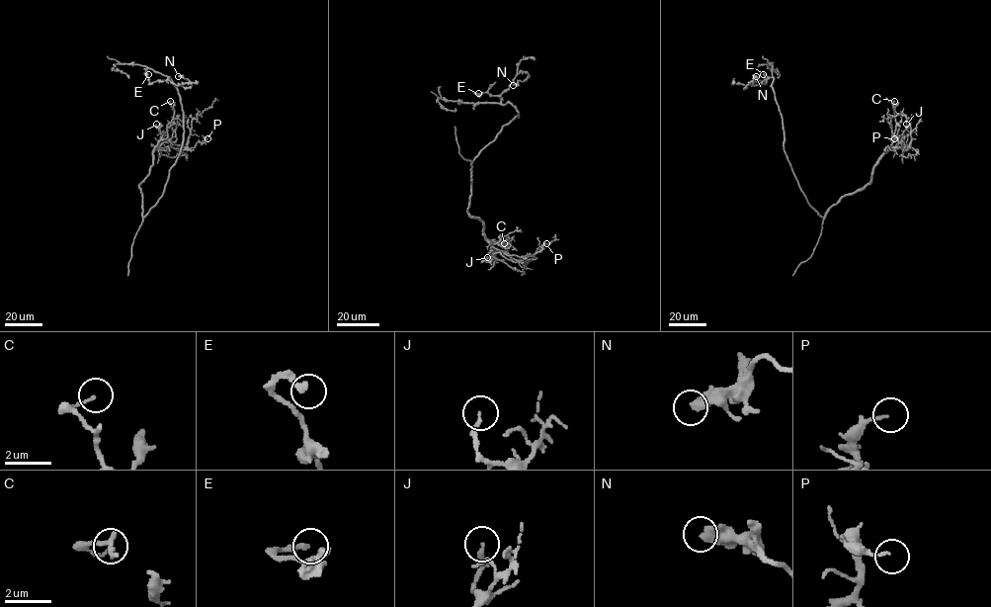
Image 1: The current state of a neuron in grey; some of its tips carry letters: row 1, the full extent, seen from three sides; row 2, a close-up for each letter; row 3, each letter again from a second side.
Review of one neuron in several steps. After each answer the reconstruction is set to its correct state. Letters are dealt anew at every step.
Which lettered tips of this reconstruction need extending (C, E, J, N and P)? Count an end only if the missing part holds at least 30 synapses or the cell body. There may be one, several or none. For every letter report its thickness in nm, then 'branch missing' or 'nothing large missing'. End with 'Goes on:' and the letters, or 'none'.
C: 130 nm | nothing large missing
E: 240 nm | nothing large missing
J: 180 nm | nothing large missing
N: 440 nm | nothing large missing
P: 90 nm | nothing large missing
Goes on: none

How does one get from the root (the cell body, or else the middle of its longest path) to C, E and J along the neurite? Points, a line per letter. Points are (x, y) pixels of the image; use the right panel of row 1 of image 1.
C: (811, 206), (823, 216), (843, 197), (870, 181), (877, 160), (893, 139), (898, 141), (894, 135), (894, 101)
E: (811, 206), (784, 152), (783, 118), (772, 86), (773, 78), (769, 77), (764, 84), (763, 74)
J: (811, 206), (823, 216), (843, 197), (862, 190), (870, 181), (877, 160), (901, 140), (906, 124)

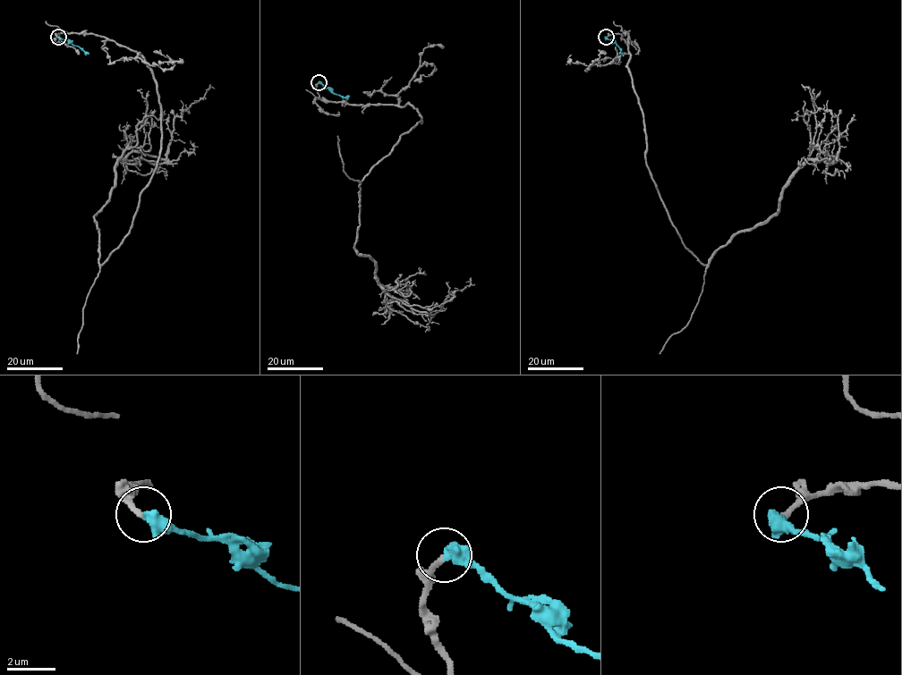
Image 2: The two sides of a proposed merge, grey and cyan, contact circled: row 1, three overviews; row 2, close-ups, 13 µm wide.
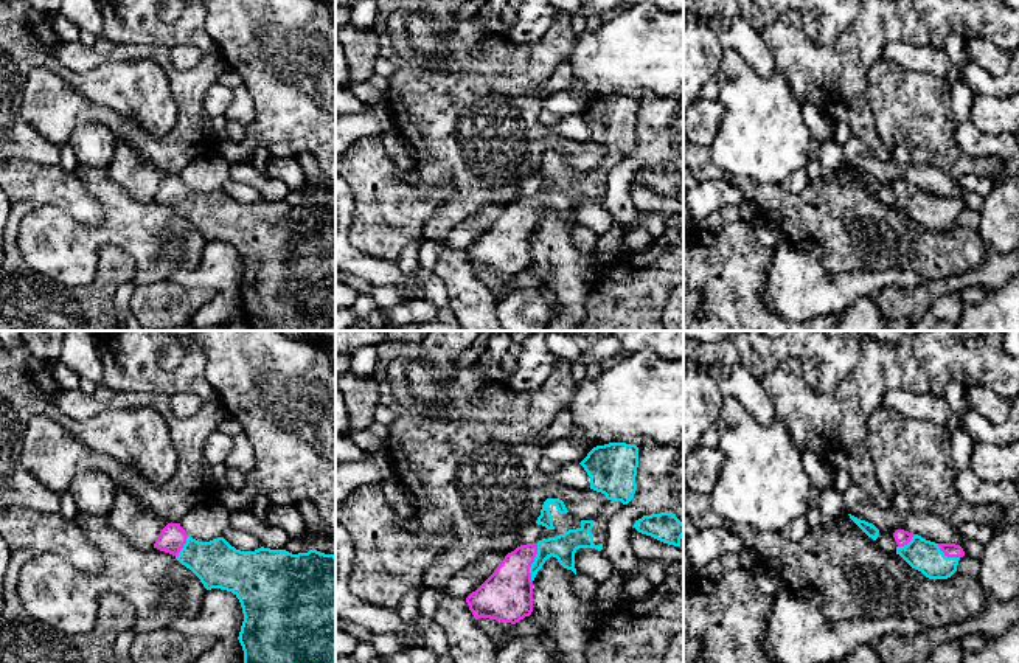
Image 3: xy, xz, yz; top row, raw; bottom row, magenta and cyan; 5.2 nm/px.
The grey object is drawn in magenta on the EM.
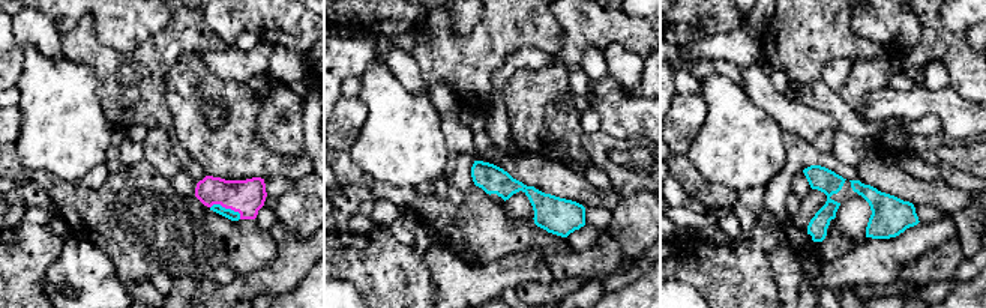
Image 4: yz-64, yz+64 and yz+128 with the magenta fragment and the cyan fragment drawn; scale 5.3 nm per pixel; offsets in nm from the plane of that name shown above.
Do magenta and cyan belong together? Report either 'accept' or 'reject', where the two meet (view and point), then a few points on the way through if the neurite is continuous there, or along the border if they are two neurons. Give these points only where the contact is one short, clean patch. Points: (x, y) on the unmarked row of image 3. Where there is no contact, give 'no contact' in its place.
accept; meets magenta in xz at (533, 213); runs through xz (507, 247), (511, 235), (533, 213), (547, 199), (563, 199)

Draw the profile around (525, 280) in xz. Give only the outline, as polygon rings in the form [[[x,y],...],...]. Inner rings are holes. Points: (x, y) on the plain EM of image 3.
[[[525,269],[492,295],[496,301],[500,303],[503,298],[506,298],[510,293],[516,290],[542,289],[542,287],[544,287],[542,279],[531,269]]]

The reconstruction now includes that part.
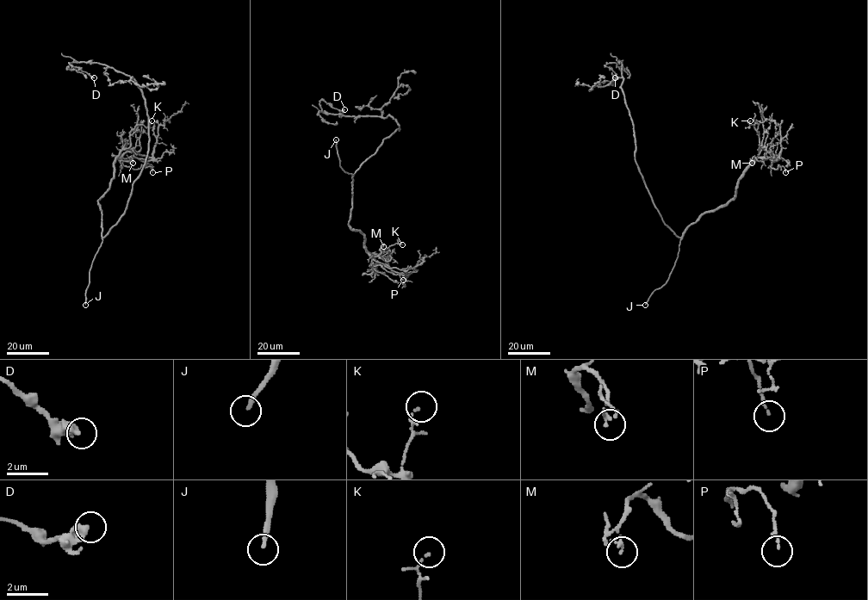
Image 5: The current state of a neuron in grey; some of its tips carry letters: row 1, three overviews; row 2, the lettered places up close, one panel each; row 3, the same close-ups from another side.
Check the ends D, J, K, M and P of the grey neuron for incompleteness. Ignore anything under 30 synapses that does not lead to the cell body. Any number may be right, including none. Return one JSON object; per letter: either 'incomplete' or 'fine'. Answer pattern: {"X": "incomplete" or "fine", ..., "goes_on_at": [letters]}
{"D": "fine", "J": "incomplete", "K": "fine", "M": "fine", "P": "fine", "goes_on_at": ["J"]}

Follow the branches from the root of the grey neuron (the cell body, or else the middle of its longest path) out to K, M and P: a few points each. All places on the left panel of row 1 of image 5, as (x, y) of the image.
K: (117, 222), (103, 237), (98, 200), (130, 132), (151, 120)
M: (117, 222), (103, 237), (98, 200), (109, 188), (114, 161), (117, 158), (130, 161), (130, 157), (133, 163)
P: (117, 222), (103, 237), (98, 200), (109, 188), (114, 161), (120, 156), (124, 165), (150, 166), (152, 172)

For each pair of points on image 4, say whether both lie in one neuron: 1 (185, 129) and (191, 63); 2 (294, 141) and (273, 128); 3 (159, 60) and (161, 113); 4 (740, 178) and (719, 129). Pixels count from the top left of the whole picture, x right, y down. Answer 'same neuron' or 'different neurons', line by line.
1: same neuron
2: same neuron
3: same neuron
4: same neuron

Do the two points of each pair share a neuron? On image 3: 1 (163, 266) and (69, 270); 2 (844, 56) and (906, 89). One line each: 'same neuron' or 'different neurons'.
1: same neuron
2: different neurons

